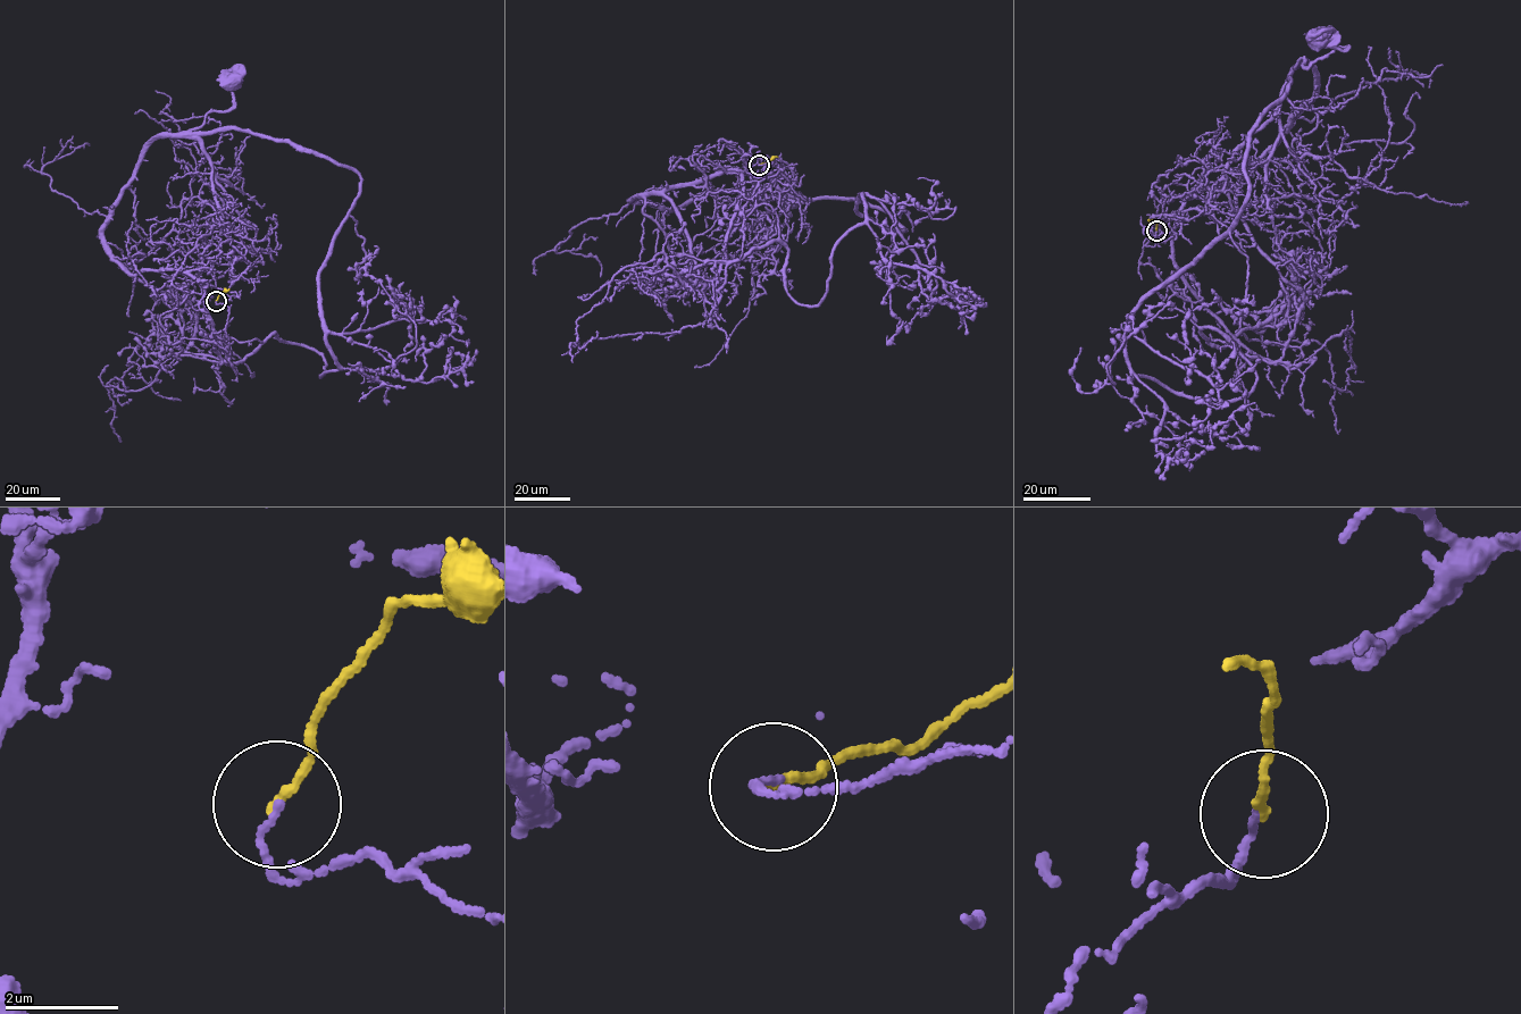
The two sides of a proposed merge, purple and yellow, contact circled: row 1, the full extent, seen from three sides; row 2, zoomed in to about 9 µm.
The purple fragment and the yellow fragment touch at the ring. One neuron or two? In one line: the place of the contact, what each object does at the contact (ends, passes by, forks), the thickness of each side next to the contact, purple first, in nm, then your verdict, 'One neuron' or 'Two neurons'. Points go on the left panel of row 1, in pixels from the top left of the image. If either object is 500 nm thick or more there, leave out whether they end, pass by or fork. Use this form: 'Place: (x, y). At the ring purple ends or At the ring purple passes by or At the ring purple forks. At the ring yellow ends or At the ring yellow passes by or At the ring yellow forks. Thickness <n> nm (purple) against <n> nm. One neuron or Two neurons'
Place: (216, 301). At the ring purple ends. At the ring yellow ends. Thickness 100 nm (purple) against 160 nm. Two neurons

